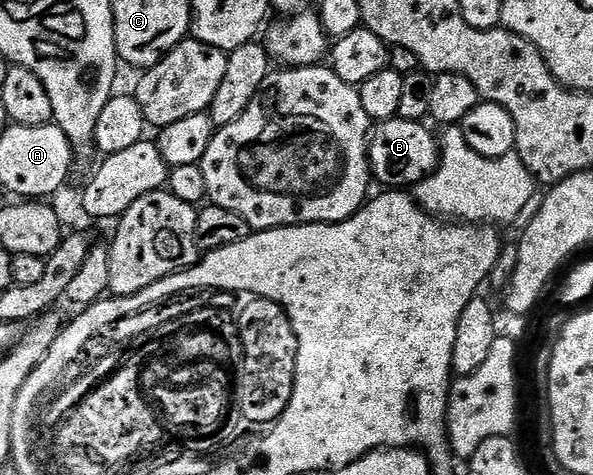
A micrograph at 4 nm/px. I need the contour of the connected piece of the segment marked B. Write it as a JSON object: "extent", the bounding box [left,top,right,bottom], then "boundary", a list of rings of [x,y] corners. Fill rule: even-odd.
{"extent":[369,117,441,191],"boundary":[[[393,117],[390,121],[379,121],[372,126],[369,139],[369,171],[374,182],[381,187],[392,187],[401,191],[414,187],[427,179],[441,163],[439,137],[428,129],[428,124]]]}

